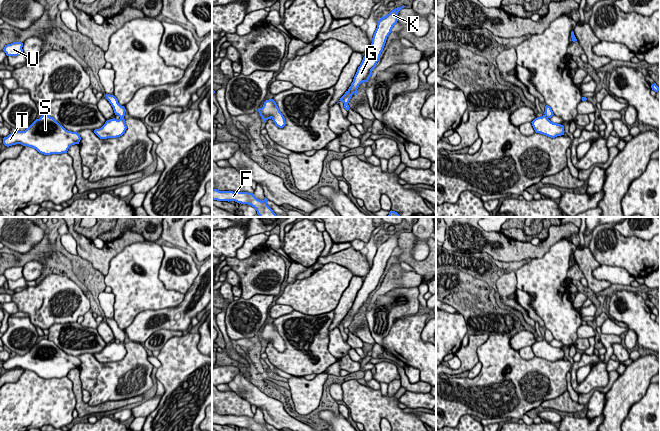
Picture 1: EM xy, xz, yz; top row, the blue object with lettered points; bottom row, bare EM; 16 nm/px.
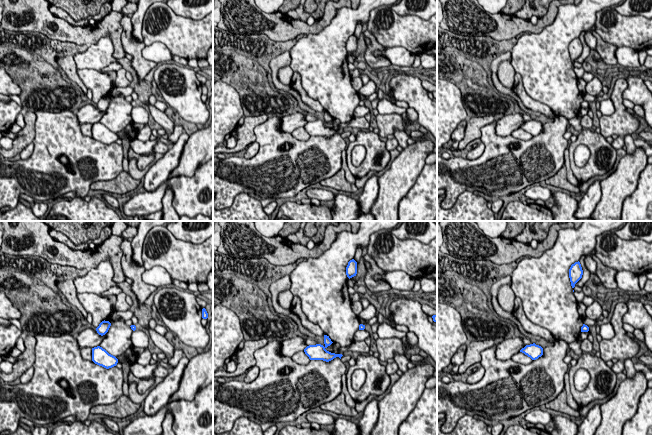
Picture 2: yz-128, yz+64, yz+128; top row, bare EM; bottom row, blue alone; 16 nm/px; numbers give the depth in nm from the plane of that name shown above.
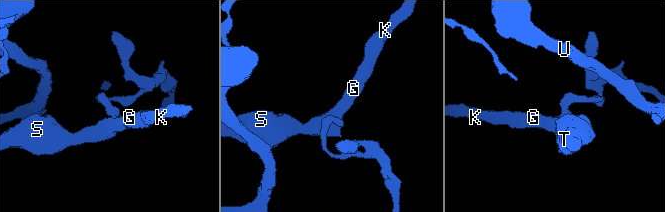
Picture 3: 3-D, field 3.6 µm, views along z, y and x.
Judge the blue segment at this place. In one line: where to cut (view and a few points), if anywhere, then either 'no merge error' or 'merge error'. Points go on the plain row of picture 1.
cut in xy along (120, 341), (123, 342); merge error

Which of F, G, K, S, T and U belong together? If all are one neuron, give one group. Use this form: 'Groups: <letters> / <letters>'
Groups: F U / G K S T

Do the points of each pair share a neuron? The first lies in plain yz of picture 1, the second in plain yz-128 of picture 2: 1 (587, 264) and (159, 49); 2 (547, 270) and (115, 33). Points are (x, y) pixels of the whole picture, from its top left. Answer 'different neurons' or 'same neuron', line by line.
1: different neurons
2: different neurons

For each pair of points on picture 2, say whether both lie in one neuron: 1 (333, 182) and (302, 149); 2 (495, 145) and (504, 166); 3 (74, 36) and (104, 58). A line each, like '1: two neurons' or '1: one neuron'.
1: two neurons
2: one neuron
3: two neurons

